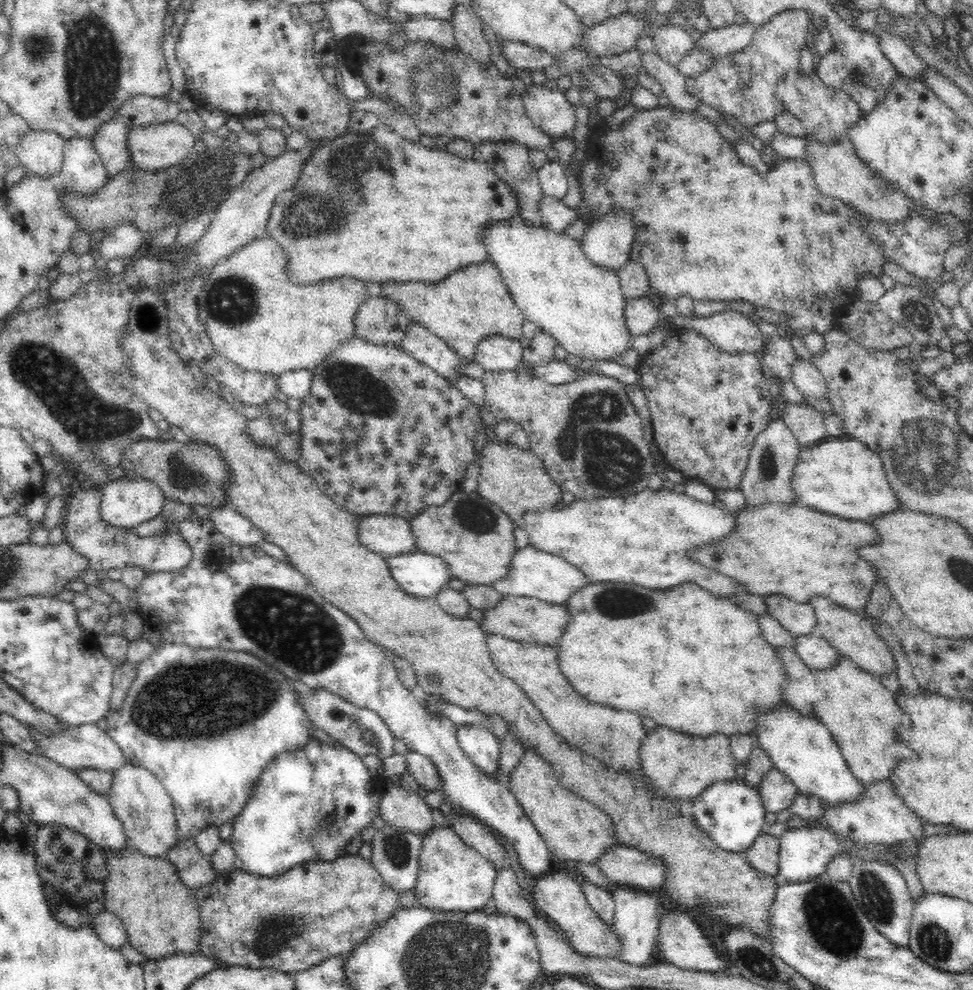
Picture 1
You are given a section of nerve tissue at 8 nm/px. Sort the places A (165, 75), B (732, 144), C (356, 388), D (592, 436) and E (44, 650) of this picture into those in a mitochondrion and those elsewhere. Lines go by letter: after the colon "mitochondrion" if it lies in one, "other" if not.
A: other
B: other
C: mitochondrion
D: mitochondrion
E: other

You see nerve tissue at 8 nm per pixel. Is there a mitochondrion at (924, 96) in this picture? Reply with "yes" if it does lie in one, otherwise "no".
no

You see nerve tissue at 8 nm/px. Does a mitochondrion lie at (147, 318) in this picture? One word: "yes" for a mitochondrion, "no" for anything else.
yes

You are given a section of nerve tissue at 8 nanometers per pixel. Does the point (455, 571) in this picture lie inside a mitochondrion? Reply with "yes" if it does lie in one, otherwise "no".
no

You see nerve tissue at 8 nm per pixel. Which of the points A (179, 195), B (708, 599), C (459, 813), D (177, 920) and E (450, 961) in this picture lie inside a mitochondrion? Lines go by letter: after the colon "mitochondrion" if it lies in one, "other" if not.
A: mitochondrion
B: other
C: other
D: other
E: mitochondrion

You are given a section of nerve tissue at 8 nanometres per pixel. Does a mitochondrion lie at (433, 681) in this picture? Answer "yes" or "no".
yes

